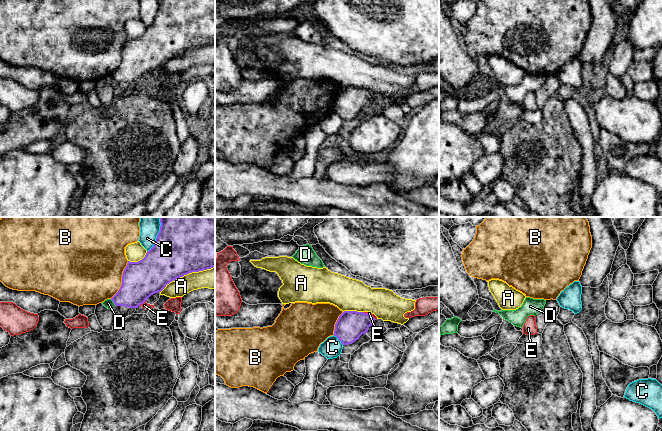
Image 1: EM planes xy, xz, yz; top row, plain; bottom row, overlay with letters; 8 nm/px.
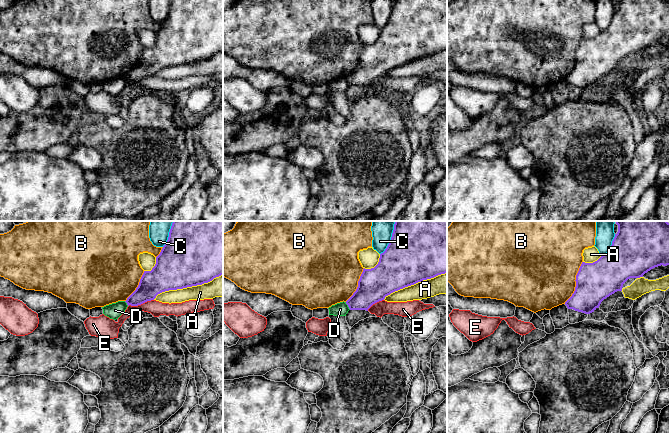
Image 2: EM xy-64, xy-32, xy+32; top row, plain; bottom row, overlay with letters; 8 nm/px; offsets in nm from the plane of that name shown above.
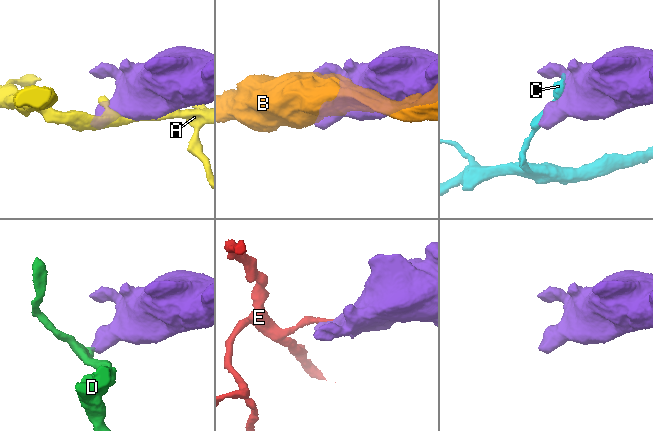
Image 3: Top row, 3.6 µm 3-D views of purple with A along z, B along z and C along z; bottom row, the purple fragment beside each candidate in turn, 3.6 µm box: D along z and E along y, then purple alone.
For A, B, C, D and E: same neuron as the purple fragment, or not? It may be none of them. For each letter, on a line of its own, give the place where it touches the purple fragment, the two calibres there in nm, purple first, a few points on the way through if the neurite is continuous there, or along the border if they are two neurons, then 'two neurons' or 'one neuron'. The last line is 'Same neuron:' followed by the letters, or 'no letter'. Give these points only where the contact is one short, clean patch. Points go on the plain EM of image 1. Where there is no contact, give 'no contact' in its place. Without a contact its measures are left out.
A: contact xy (194, 47); calibres 420 and 170 nm; two neurons
B: contact xy (122, 56); calibres 300 and 480 nm; two neurons
C: contact xy (156, 14); calibres 420 and 140 nm; two neurons
D: contact xy (113, 78); calibres 280 and 70 nm; border xy (110, 75), (115, 81); two neurons
E: contact xy (142, 79); calibres 300 and 50 nm; two neurons
Same neuron: no letter

